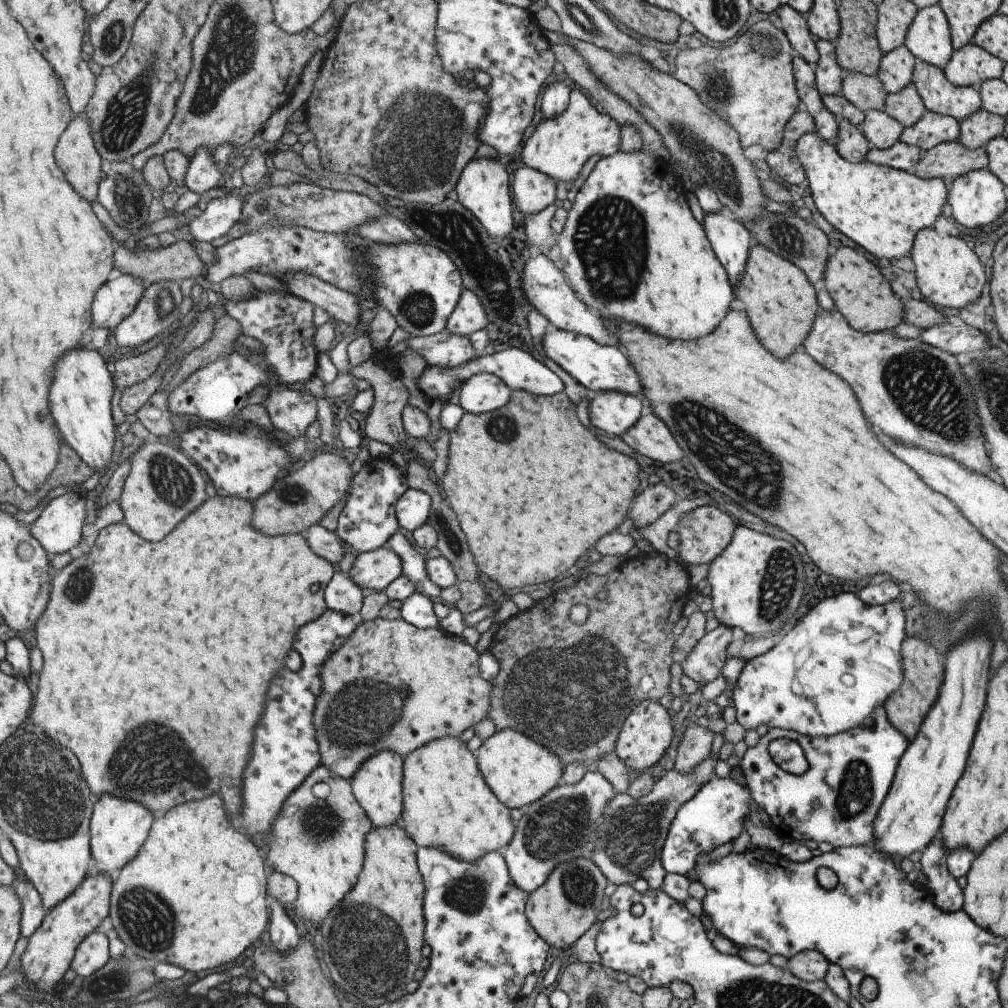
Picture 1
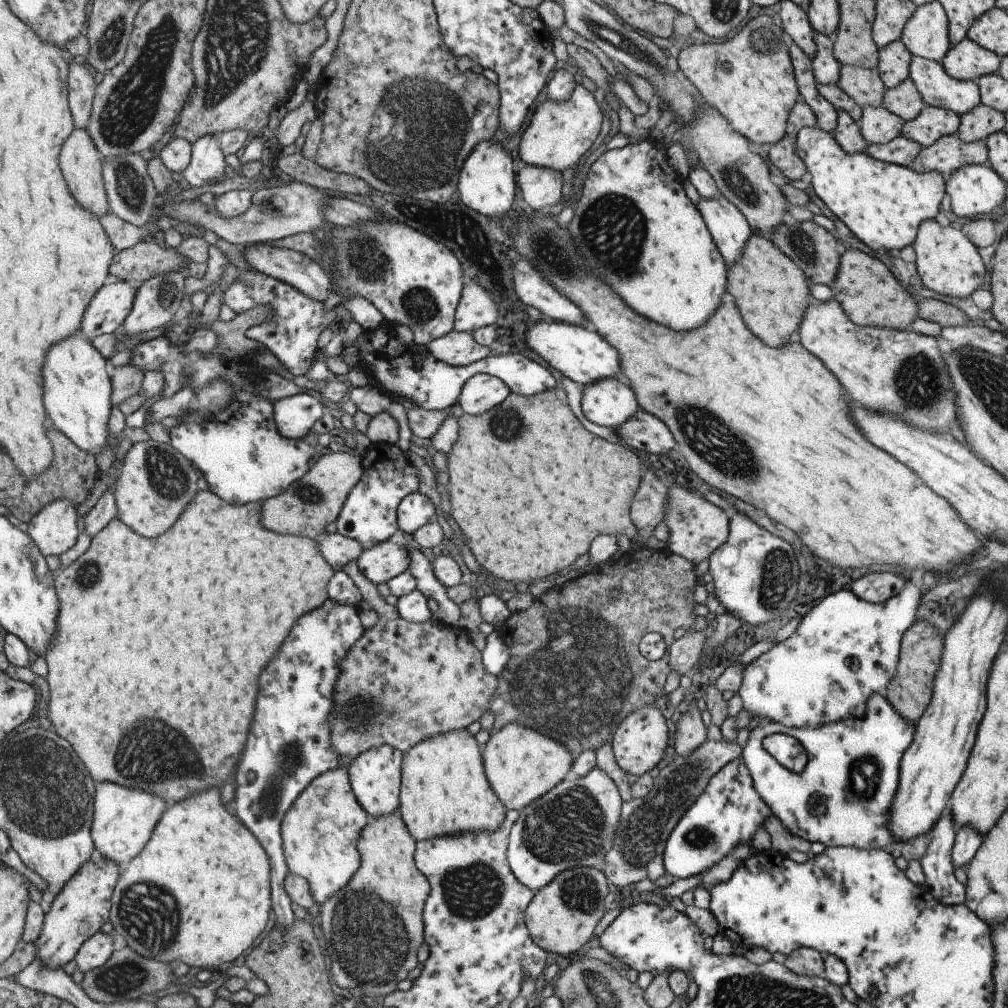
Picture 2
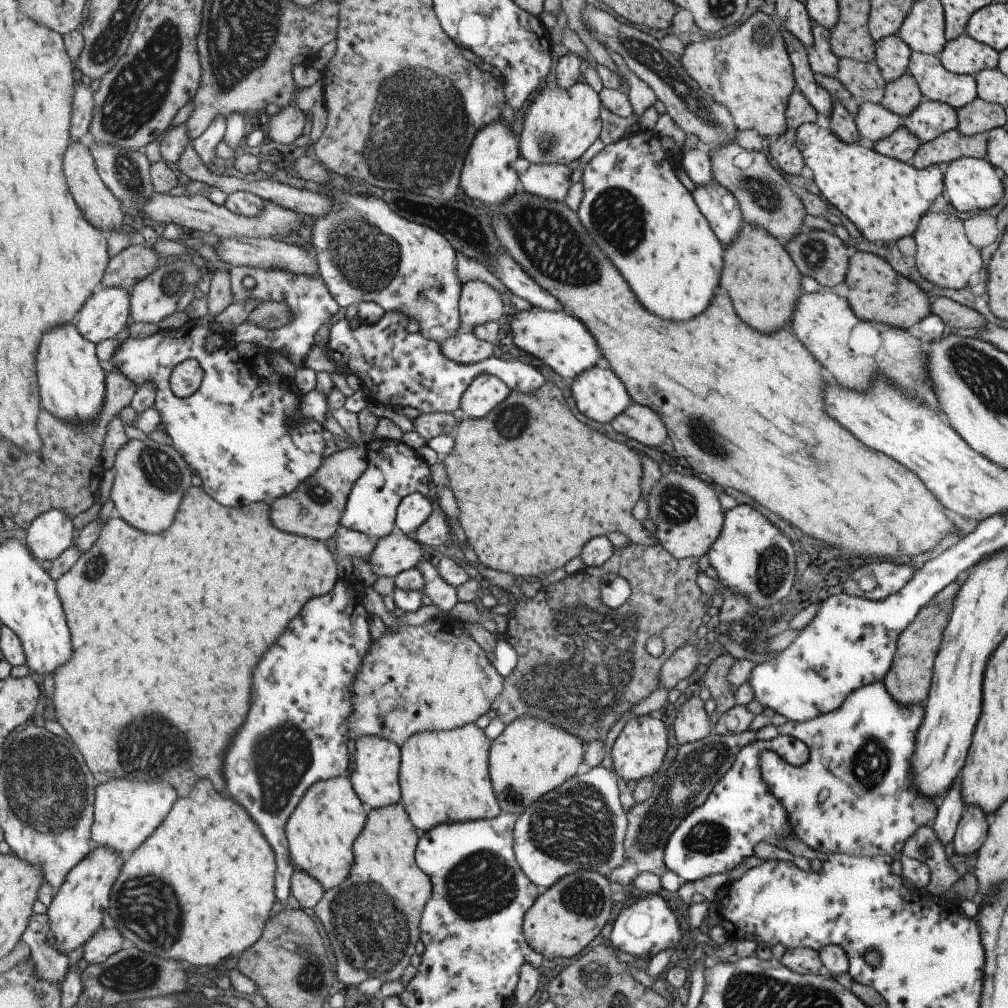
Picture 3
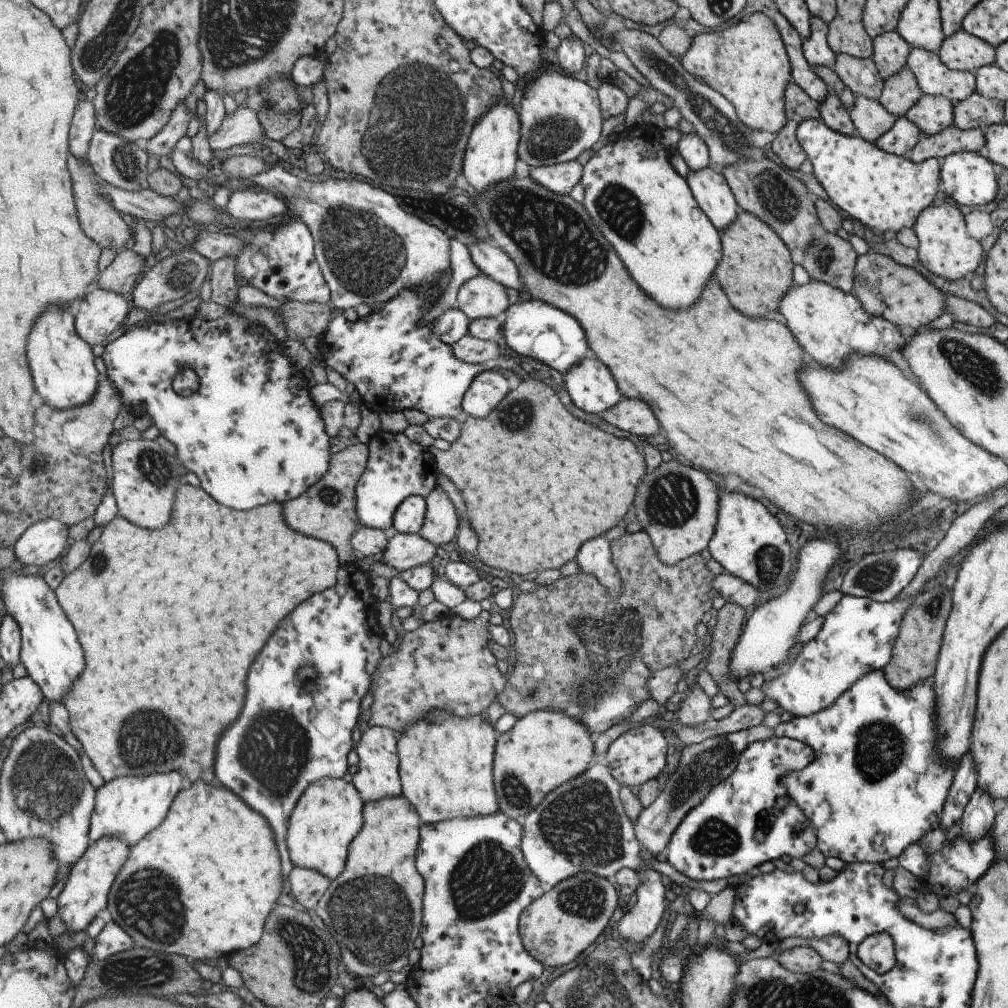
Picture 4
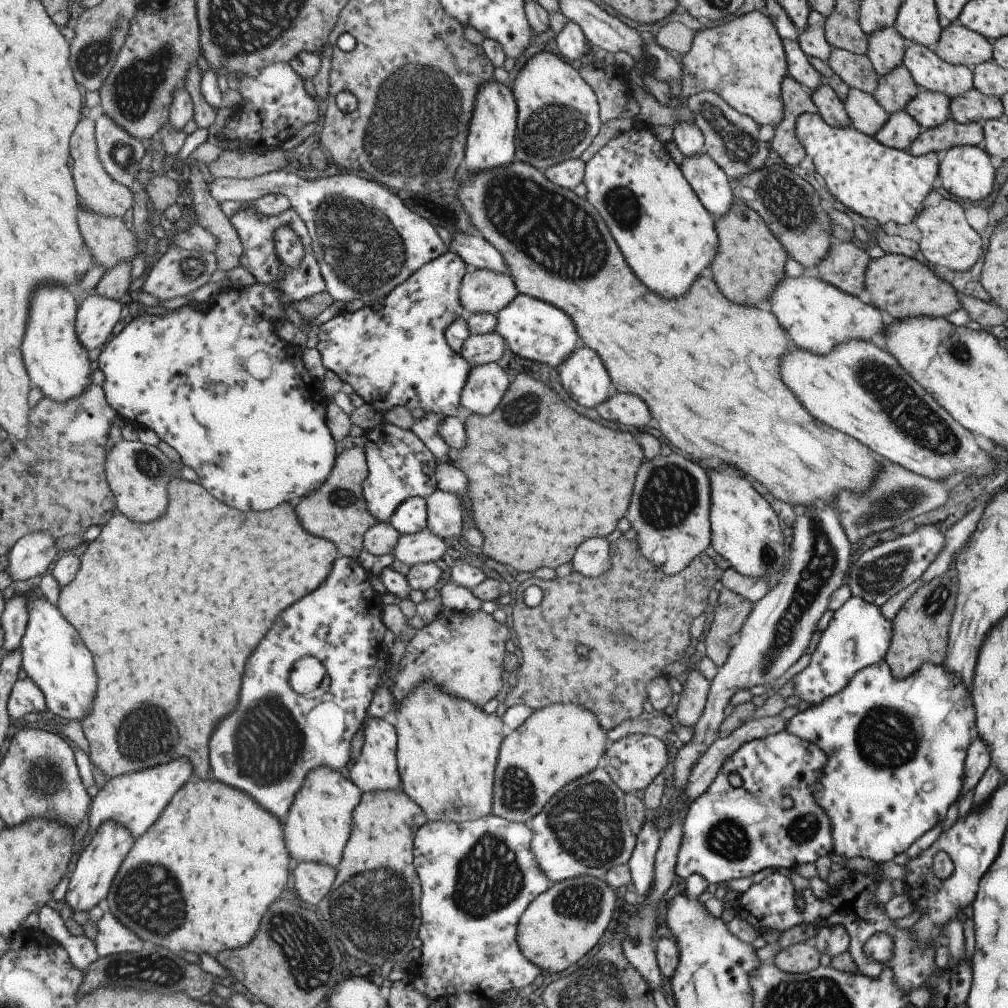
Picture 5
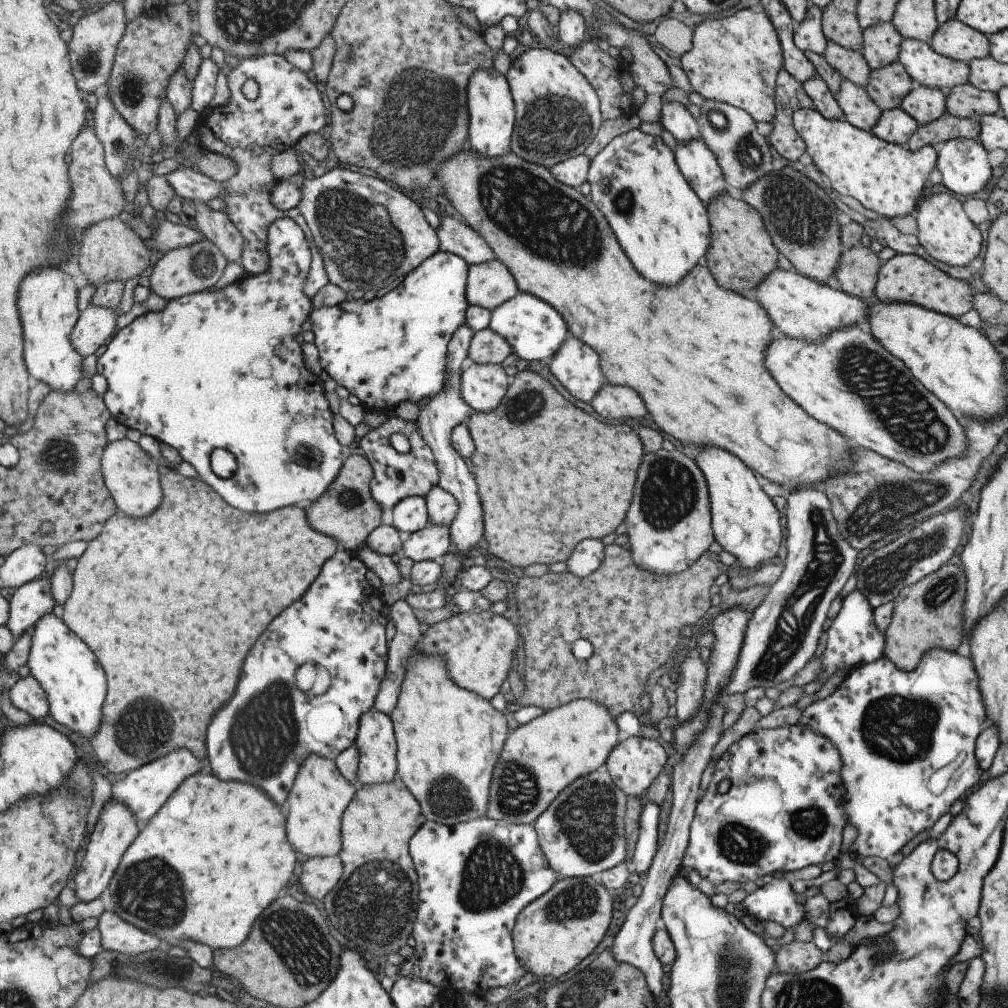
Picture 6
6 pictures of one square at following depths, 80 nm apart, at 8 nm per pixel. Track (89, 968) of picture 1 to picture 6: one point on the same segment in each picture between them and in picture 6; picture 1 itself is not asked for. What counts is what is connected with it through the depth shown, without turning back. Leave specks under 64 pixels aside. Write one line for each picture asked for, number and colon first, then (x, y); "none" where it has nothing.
2: (98, 949)
3: (107, 942)
4: (113, 939)
5: (113, 937)
6: (119, 935)

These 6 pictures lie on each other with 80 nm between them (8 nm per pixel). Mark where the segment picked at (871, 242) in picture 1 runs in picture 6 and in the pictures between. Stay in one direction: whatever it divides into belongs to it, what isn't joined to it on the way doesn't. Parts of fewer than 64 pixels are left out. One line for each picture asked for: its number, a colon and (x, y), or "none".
2: (881, 203)
3: (884, 198)
4: (882, 190)
5: (878, 182)
6: (885, 178)

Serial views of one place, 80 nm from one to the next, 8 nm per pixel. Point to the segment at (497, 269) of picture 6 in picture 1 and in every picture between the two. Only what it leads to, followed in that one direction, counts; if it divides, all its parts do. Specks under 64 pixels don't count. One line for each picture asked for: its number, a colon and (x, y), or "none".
1: (468, 316)
2: (475, 309)
3: (478, 303)
4: (480, 296)
5: (480, 291)

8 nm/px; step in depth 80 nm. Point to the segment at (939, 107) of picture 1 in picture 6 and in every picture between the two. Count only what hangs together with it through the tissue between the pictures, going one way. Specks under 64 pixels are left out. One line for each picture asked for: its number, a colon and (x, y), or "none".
2: (936, 87)
3: (936, 83)
4: (933, 78)
5: (928, 71)
6: (925, 67)

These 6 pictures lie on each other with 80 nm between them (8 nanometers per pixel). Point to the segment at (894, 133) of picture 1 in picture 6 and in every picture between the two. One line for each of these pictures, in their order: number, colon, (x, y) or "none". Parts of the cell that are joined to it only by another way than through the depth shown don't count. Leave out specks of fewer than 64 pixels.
2: (877, 125)
3: (873, 122)
4: (870, 119)
5: (864, 114)
6: (857, 108)

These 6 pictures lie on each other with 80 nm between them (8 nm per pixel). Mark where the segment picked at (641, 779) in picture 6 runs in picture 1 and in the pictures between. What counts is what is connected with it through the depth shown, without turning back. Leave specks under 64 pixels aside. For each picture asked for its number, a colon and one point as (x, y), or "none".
1: (646, 733)
2: (638, 742)
3: (637, 752)
4: (637, 756)
5: (633, 761)

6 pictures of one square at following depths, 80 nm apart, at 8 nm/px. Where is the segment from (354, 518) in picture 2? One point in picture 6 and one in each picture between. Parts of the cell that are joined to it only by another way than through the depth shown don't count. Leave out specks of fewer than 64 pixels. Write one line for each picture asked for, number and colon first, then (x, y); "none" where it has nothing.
3: (394, 470)
4: (396, 467)
5: (400, 466)
6: (395, 476)

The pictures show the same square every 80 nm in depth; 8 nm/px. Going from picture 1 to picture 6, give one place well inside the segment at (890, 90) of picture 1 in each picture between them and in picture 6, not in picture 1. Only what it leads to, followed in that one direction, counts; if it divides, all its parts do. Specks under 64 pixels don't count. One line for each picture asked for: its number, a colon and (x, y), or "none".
2: (893, 59)
3: (891, 54)
4: (889, 51)
5: (884, 47)
6: (880, 43)

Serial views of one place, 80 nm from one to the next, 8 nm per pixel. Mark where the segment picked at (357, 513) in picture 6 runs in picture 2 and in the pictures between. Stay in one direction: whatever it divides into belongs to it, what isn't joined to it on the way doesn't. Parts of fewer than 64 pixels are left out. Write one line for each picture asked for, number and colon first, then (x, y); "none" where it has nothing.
2: (304, 509)
3: (313, 510)
4: (324, 511)
5: (336, 511)

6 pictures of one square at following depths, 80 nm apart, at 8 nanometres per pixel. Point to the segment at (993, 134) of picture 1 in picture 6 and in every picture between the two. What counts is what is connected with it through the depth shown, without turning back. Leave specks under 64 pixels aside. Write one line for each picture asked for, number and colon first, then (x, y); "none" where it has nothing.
2: (980, 121)
3: (979, 115)
4: (975, 111)
5: (971, 106)
6: (965, 100)

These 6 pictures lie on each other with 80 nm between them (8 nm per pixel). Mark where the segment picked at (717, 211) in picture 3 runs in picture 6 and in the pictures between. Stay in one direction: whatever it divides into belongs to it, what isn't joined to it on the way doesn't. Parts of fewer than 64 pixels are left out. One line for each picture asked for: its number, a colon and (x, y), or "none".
4: (707, 185)
5: (711, 185)
6: (696, 163)

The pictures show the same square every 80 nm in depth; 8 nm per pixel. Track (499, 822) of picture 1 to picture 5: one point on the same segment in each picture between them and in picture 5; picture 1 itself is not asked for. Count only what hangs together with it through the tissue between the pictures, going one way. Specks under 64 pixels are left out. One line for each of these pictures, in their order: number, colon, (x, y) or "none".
2: (443, 791)
3: (443, 776)
4: (444, 761)
5: (446, 746)

